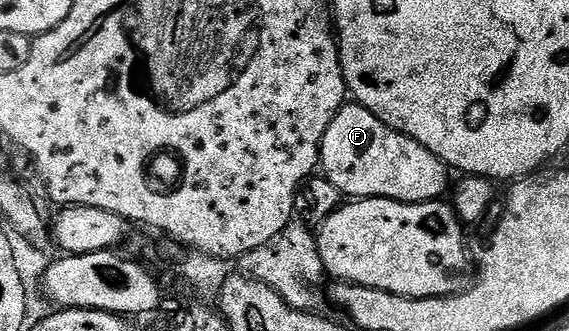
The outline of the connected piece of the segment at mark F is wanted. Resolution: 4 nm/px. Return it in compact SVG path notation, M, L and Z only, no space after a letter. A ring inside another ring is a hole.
M347 103L334 116L322 140L320 169L347 198L383 197L393 201L437 201L446 189L448 166L408 135L388 127L372 111Z

